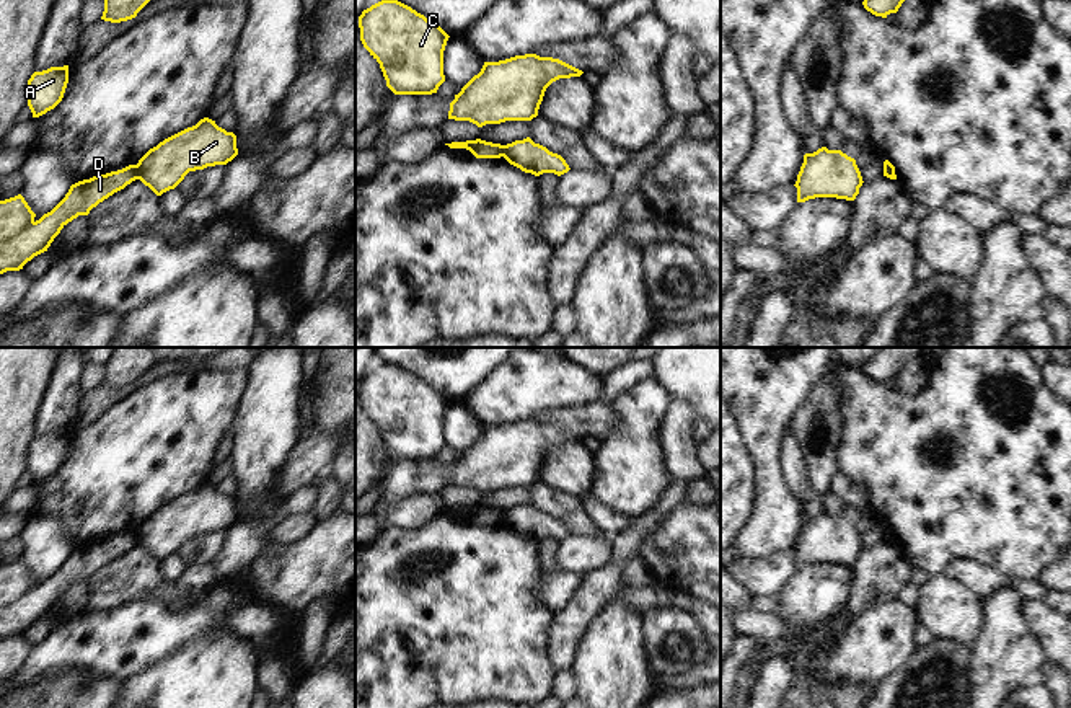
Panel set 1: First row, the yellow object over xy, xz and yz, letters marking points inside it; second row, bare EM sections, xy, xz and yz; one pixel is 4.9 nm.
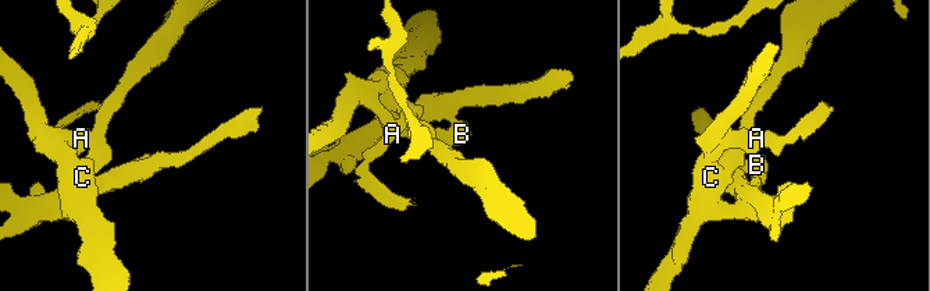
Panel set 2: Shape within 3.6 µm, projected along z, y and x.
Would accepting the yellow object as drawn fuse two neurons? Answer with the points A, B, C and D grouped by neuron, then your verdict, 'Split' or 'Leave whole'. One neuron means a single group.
Groups: A C D / B. Split.

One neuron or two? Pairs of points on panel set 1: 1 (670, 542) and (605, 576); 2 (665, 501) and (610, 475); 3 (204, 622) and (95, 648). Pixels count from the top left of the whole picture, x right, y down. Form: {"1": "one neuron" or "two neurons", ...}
{"1": "two neurons", "2": "two neurons", "3": "one neuron"}

